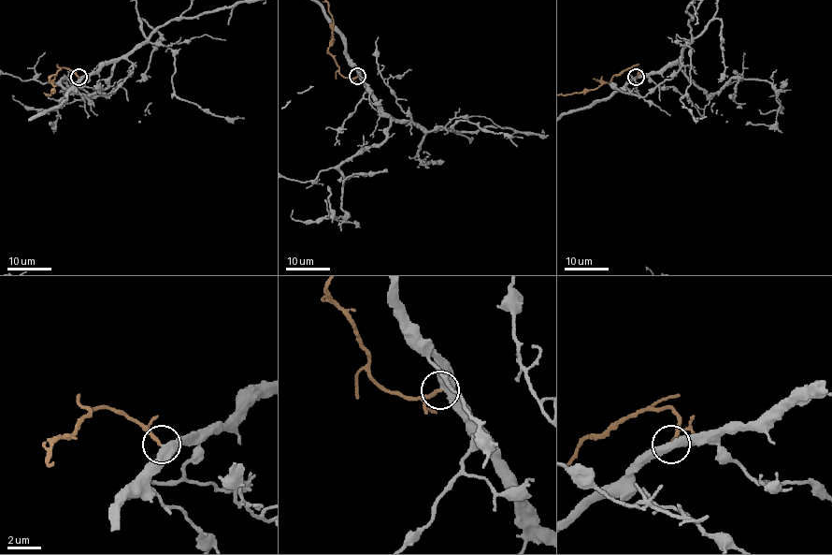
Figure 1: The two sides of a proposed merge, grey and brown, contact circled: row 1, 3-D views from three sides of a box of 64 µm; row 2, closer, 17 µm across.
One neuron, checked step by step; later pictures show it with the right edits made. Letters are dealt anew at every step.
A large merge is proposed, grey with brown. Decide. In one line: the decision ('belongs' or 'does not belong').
belongs

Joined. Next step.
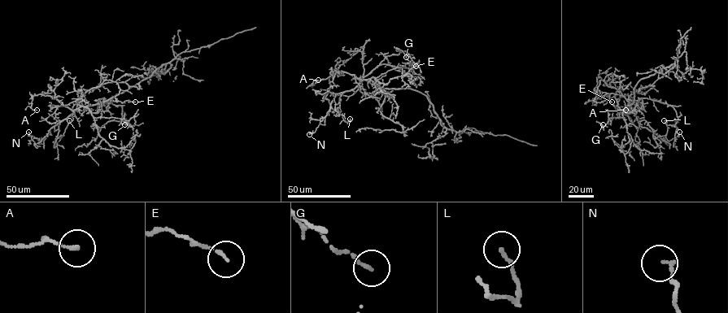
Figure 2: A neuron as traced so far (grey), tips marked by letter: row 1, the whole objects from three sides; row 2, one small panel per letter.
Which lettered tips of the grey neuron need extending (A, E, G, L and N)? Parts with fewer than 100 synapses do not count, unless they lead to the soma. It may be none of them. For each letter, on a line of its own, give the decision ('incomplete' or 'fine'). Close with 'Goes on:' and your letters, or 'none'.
A: fine
E: fine
G: fine
L: fine
N: fine
Goes on: none

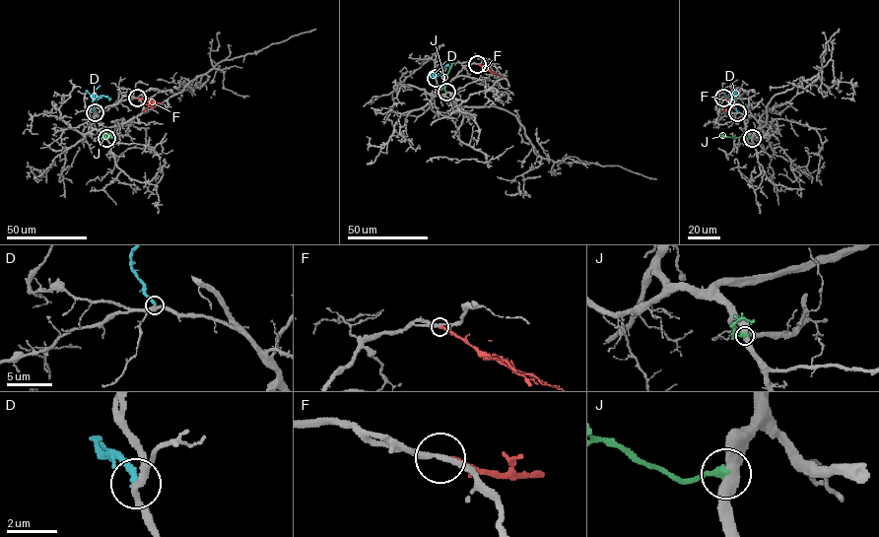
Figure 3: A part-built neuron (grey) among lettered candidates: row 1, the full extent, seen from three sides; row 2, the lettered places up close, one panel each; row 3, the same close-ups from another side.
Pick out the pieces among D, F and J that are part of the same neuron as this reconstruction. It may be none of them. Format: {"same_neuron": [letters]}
{"same_neuron": ["F"]}

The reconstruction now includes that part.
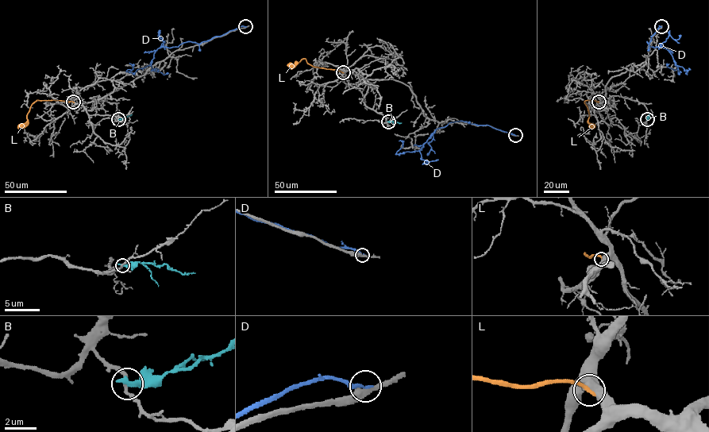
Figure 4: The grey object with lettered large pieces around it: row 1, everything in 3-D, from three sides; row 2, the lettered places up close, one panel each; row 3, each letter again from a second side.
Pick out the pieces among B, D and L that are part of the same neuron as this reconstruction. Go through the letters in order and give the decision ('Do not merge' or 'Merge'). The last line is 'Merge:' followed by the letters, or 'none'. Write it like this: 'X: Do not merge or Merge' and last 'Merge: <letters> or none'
B: Do not merge
D: Do not merge
L: Do not merge
Merge: none

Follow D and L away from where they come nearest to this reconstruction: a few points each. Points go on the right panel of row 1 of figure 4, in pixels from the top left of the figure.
D: (661, 26), (648, 44), (647, 41), (654, 48), (666, 48), (680, 71), (667, 67), (667, 63)
L: (599, 102), (584, 102), (589, 115), (587, 122), (591, 128)

